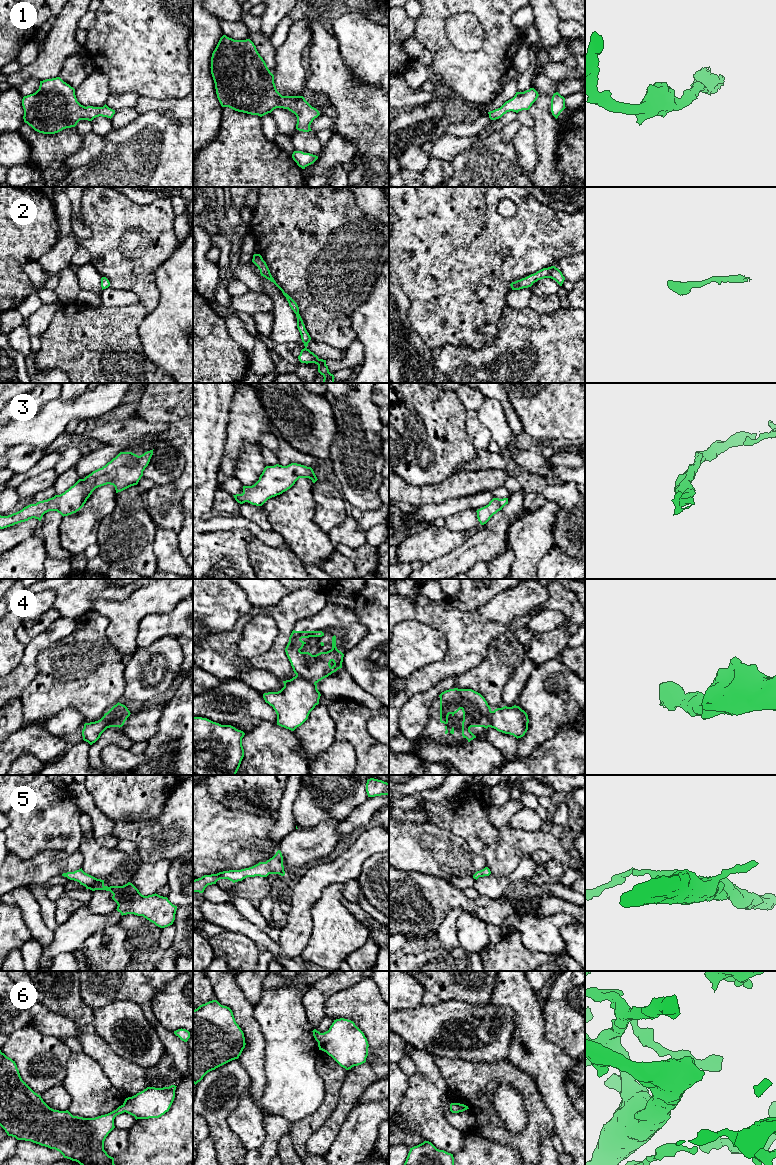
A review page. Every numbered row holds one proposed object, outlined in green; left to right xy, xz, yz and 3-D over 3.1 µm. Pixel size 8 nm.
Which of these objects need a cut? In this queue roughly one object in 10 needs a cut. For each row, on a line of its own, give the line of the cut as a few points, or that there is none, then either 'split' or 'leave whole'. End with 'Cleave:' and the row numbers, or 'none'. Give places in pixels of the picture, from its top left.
1: no cut; leave whole
2: no cut; leave whole
3: no cut; leave whole
4: no cut; leave whole
5: no cut; leave whole
6: no cut; leave whole
Cleave: none

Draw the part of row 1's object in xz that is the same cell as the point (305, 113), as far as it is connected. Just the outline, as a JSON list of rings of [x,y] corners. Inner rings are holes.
[[[223,35],[212,53],[210,68],[217,98],[222,107],[260,117],[271,113],[276,108],[288,109],[297,117],[297,130],[312,131],[310,125],[320,115],[319,111],[303,96],[282,96],[277,91],[274,75],[250,39],[234,40]]]

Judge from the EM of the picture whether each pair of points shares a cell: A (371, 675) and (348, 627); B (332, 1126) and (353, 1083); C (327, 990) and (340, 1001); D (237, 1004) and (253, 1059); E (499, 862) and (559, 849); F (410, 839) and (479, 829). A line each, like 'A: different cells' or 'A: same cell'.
A: different cells
B: same cell
C: different cells
D: same cell
E: same cell
F: different cells

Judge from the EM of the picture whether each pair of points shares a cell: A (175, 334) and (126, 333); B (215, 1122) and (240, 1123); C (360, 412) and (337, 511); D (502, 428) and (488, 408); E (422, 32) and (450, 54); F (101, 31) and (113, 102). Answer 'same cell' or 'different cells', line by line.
A: different cells
B: different cells
C: different cells
D: same cell
E: same cell
F: different cells

